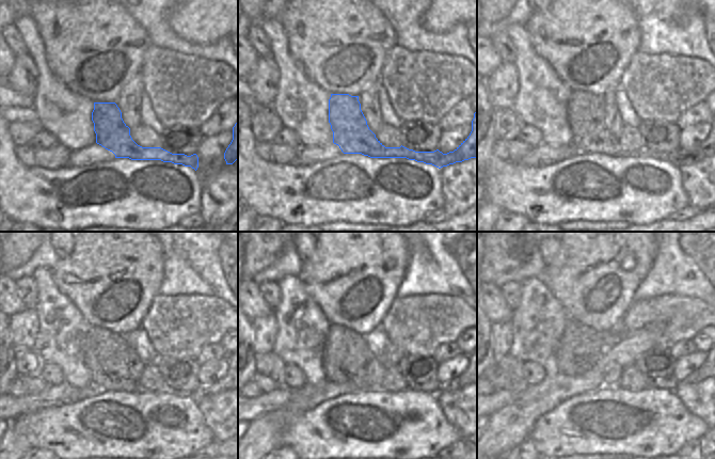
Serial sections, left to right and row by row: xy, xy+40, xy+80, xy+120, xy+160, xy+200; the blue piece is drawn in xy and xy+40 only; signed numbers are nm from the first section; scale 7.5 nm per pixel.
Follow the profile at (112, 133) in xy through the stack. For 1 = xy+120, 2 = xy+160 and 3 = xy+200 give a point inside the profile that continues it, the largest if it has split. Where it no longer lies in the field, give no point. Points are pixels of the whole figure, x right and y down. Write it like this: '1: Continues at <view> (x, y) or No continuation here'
1: Continues at xy+120 (109, 352)
2: Continues at xy+160 (349, 350)
3: Continues at xy+200 (588, 345)

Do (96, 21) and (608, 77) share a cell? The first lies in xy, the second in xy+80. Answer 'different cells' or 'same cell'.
same cell

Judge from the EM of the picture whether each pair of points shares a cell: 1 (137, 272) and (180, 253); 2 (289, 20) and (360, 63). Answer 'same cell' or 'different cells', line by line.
1: different cells
2: same cell

